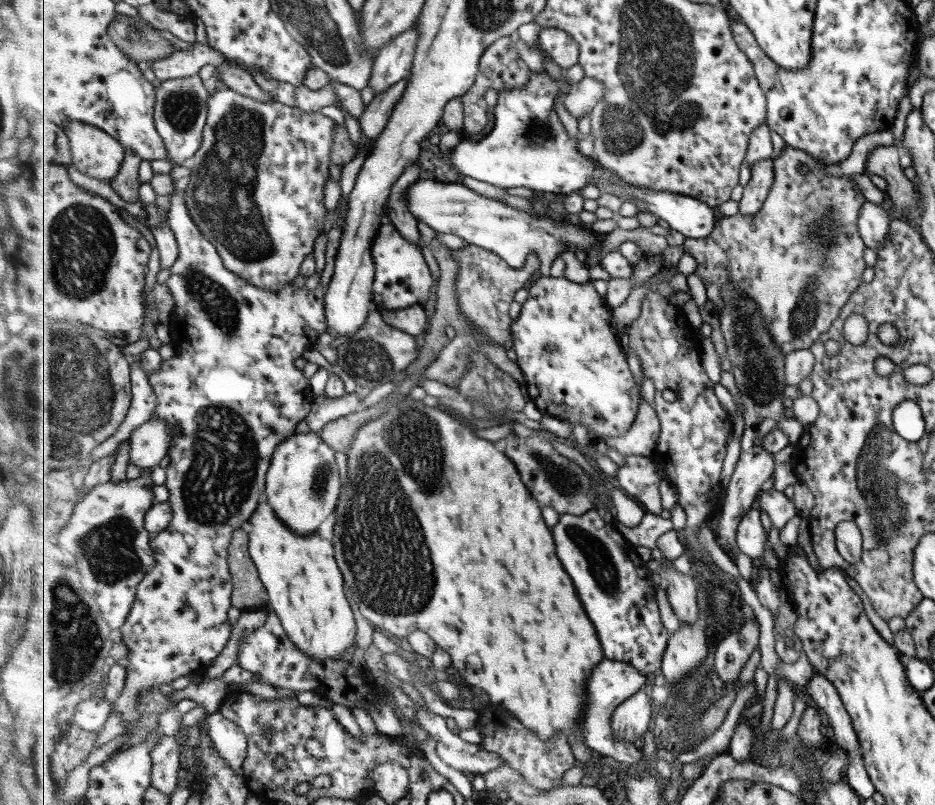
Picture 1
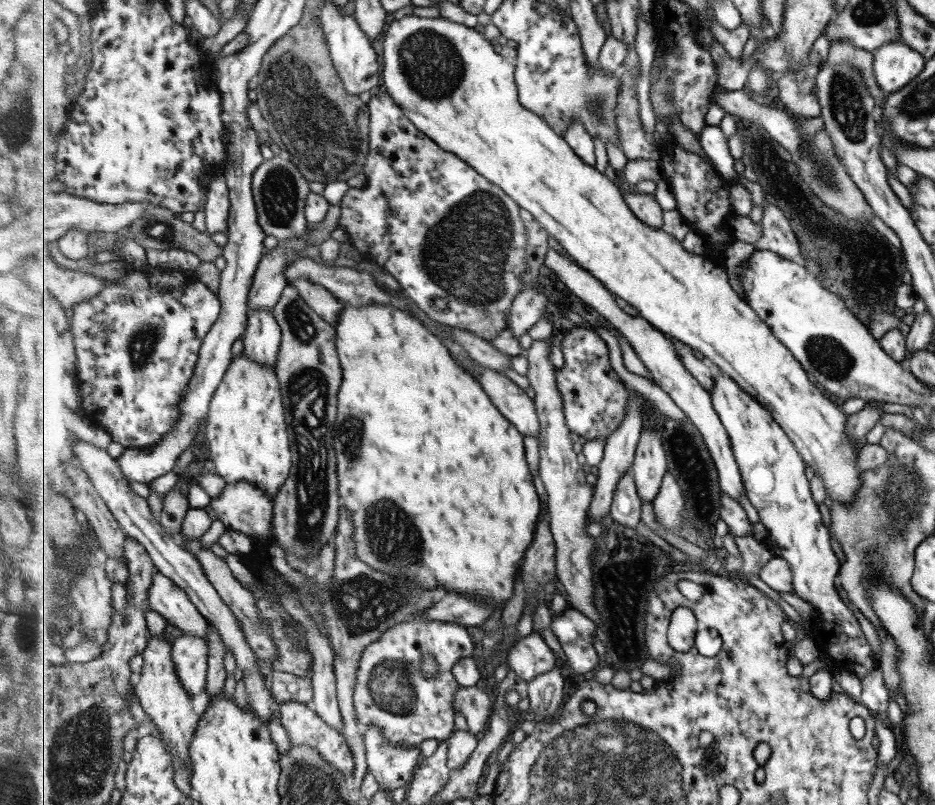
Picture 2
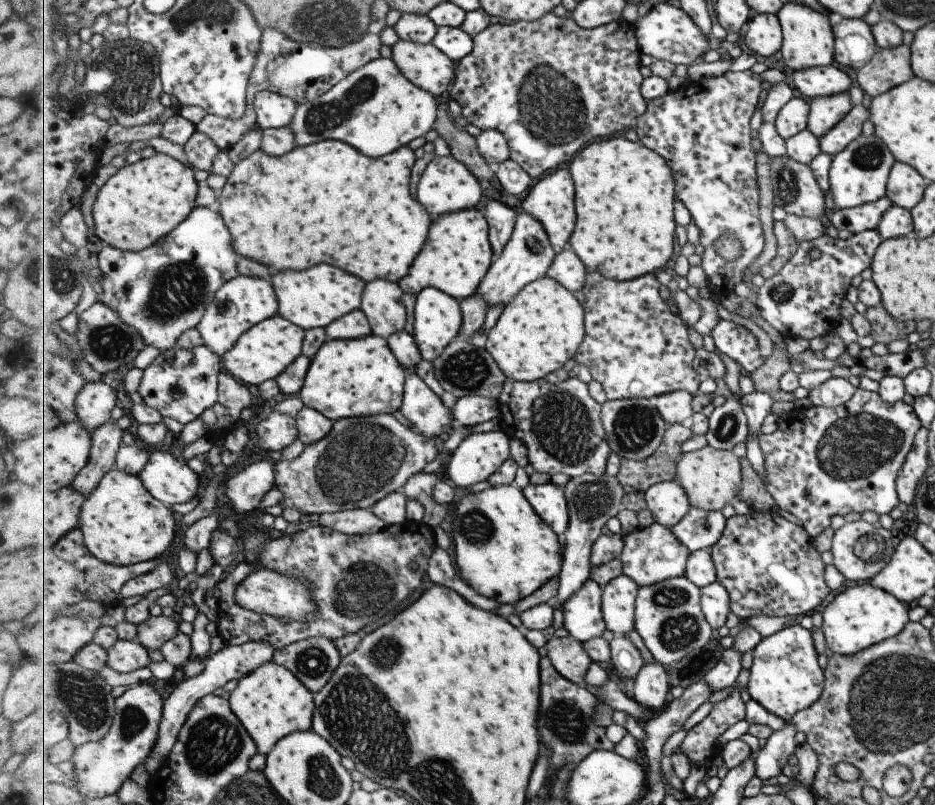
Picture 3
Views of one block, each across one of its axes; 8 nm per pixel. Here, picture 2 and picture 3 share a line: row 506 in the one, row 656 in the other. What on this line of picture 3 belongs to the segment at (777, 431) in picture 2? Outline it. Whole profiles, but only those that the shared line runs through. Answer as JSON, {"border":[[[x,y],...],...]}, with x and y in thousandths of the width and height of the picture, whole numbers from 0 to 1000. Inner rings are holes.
{"border":[[[852,775],[817,793],[806,807],[806,822],[801,831],[798,855],[803,867],[837,894],[846,896],[857,881],[867,878],[881,857],[880,837],[874,825],[875,810],[870,807],[870,801],[867,784]]]}

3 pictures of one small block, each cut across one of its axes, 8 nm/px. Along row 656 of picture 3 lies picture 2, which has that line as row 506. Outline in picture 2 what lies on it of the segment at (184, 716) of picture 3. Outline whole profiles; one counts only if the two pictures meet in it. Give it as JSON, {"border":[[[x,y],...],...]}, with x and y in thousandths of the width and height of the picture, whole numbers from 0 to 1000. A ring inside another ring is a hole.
{"border":[[[247,599],[241,605],[235,614],[235,619],[227,619],[225,624],[229,643],[239,648],[243,658],[256,660],[268,666],[287,666],[292,660],[293,651],[293,620],[280,607],[280,604],[273,604],[267,599]]]}

